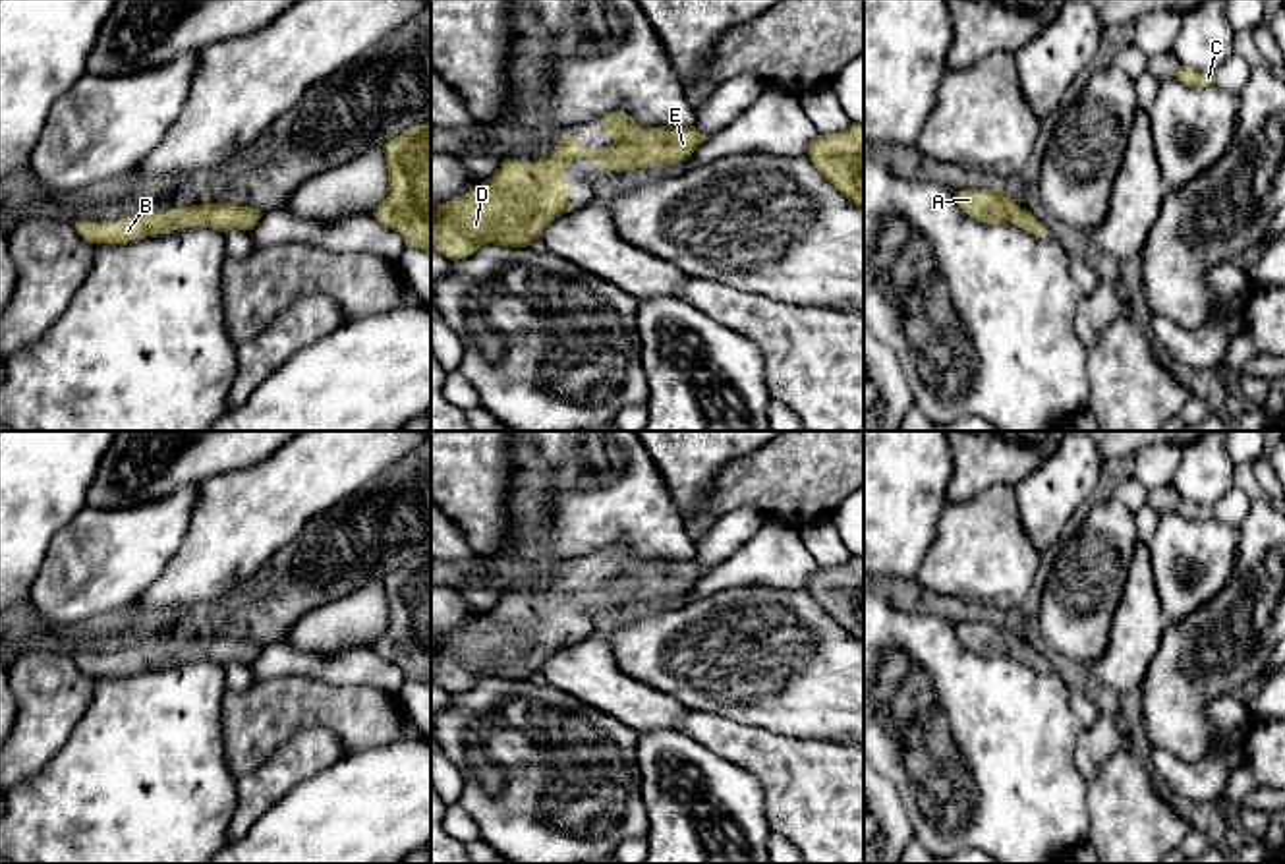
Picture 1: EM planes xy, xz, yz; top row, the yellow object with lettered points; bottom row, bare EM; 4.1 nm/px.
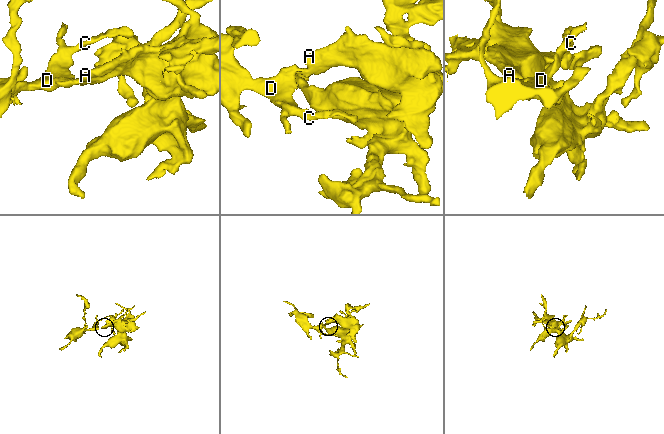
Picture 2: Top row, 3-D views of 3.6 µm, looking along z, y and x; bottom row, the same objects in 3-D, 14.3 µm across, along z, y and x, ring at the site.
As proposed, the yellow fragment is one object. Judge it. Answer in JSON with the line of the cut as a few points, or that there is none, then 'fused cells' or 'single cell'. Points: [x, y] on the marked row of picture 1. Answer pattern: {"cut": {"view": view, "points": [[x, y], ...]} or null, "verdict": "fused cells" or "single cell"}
{"cut": null, "verdict": "single cell"}

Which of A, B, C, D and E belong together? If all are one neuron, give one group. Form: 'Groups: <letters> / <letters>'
Groups: A B C D E

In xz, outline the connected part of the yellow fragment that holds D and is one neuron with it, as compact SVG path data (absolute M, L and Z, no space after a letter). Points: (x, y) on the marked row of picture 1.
M624 110L605 116L614 143L582 149L562 133L551 155L537 162L504 158L485 182L437 207L431 216L431 247L450 261L466 259L483 244L529 247L545 226L574 211L568 199L566 168L576 158L630 172L663 164L680 164L703 143L694 126L642 128Z

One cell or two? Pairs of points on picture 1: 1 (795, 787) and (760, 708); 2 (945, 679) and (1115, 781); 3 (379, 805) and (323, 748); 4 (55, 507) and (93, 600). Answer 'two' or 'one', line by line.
1: two
2: two
3: two
4: two

